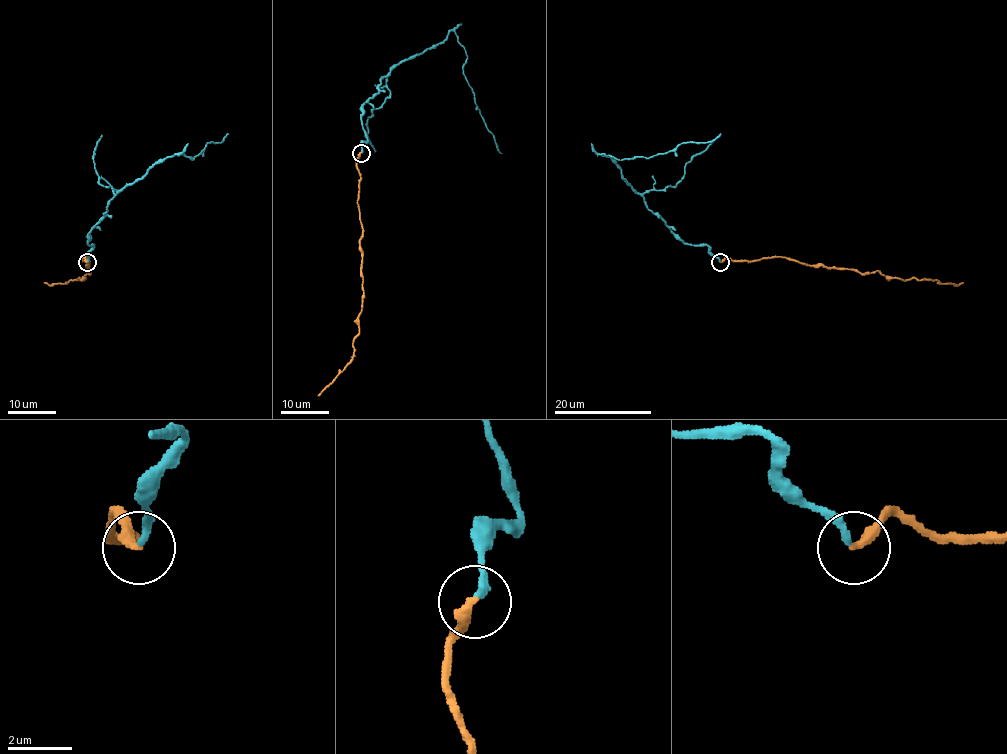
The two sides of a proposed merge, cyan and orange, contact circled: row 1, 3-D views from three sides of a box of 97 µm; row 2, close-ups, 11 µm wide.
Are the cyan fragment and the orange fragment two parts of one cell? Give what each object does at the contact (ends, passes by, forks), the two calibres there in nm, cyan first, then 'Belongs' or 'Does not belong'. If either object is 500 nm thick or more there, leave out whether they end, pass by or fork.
At the ring cyan ends. At the ring orange ends. Thickness 240 nm (cyan) against 320 nm. Belongs

